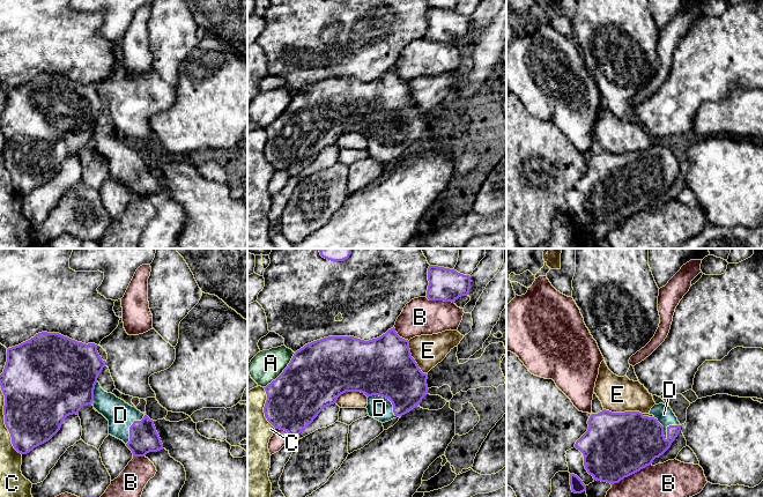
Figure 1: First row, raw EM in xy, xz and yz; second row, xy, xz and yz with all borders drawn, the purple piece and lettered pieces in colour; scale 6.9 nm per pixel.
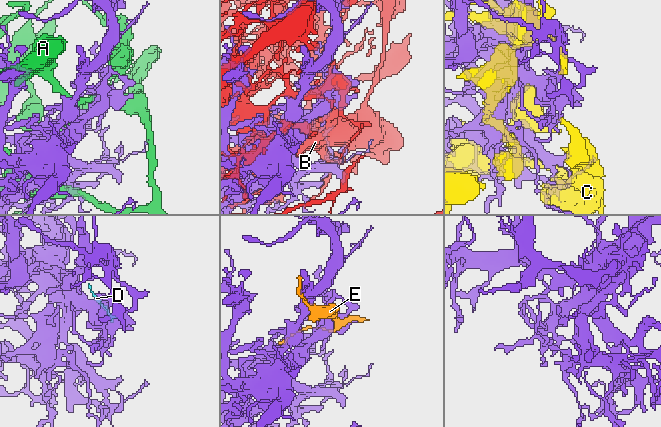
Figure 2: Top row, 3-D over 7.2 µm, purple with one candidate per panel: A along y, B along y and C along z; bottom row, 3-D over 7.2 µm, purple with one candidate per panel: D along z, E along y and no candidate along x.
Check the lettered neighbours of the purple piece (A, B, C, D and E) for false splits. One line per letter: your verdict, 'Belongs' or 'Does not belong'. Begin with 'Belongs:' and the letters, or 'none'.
Belongs: D
A: Does not belong
B: Does not belong
C: Does not belong
D: Belongs
E: Does not belong

